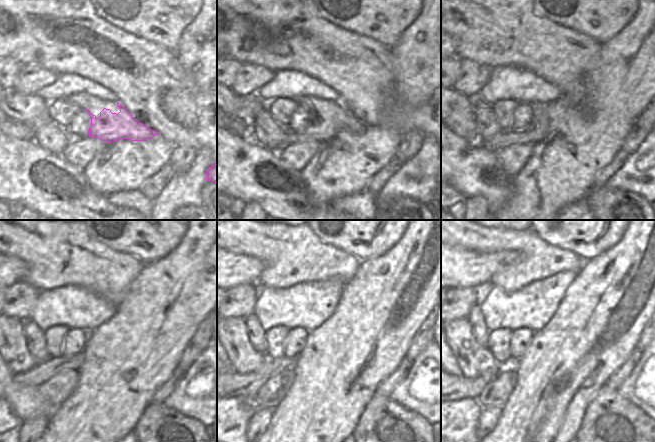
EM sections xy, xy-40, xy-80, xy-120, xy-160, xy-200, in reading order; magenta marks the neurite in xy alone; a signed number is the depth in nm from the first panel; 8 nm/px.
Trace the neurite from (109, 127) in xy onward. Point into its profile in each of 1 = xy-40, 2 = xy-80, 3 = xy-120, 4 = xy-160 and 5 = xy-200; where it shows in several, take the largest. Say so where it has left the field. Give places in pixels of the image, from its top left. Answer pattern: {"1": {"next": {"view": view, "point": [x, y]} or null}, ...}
{"1": {"next": {"view": "xy-40", "point": [321, 128]}}, "2": {"next": {"view": "xy-80", "point": [538, 130]}}, "3": {"next": {"view": "xy-120", "point": [46, 369]}}, "4": {"next": {"view": "xy-160", "point": [246, 386]}}, "5": {"next": {"view": "xy-200", "point": [461, 387]}}}

